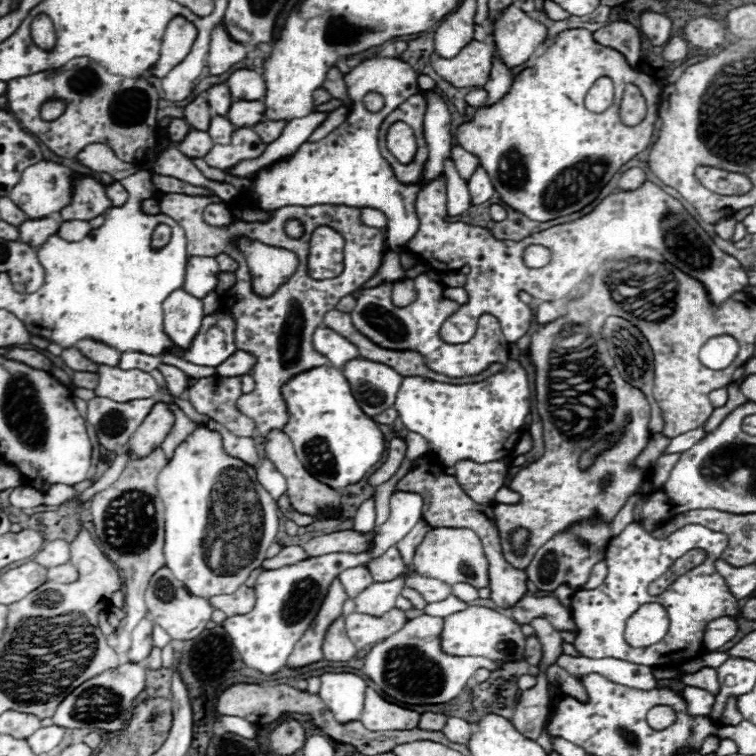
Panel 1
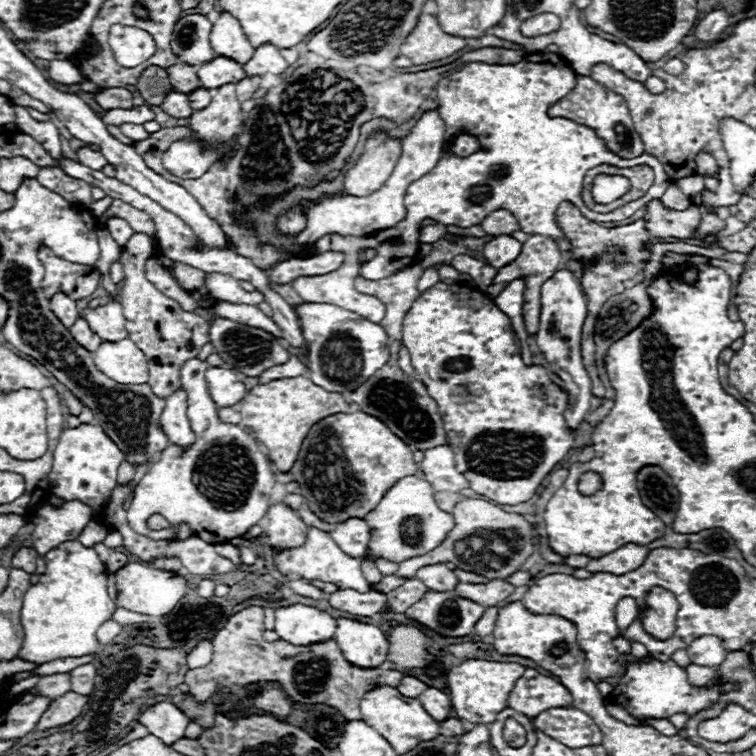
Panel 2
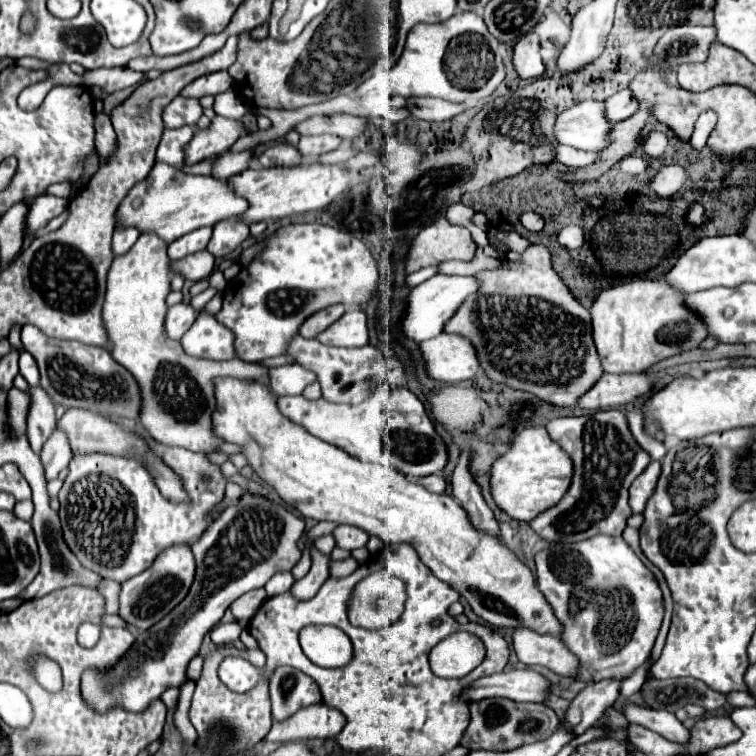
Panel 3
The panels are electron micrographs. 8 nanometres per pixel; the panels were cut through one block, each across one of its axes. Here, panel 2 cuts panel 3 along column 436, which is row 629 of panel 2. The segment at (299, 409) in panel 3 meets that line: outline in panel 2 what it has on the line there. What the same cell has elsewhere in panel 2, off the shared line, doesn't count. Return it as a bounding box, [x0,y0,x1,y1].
[404,592,486,636]

